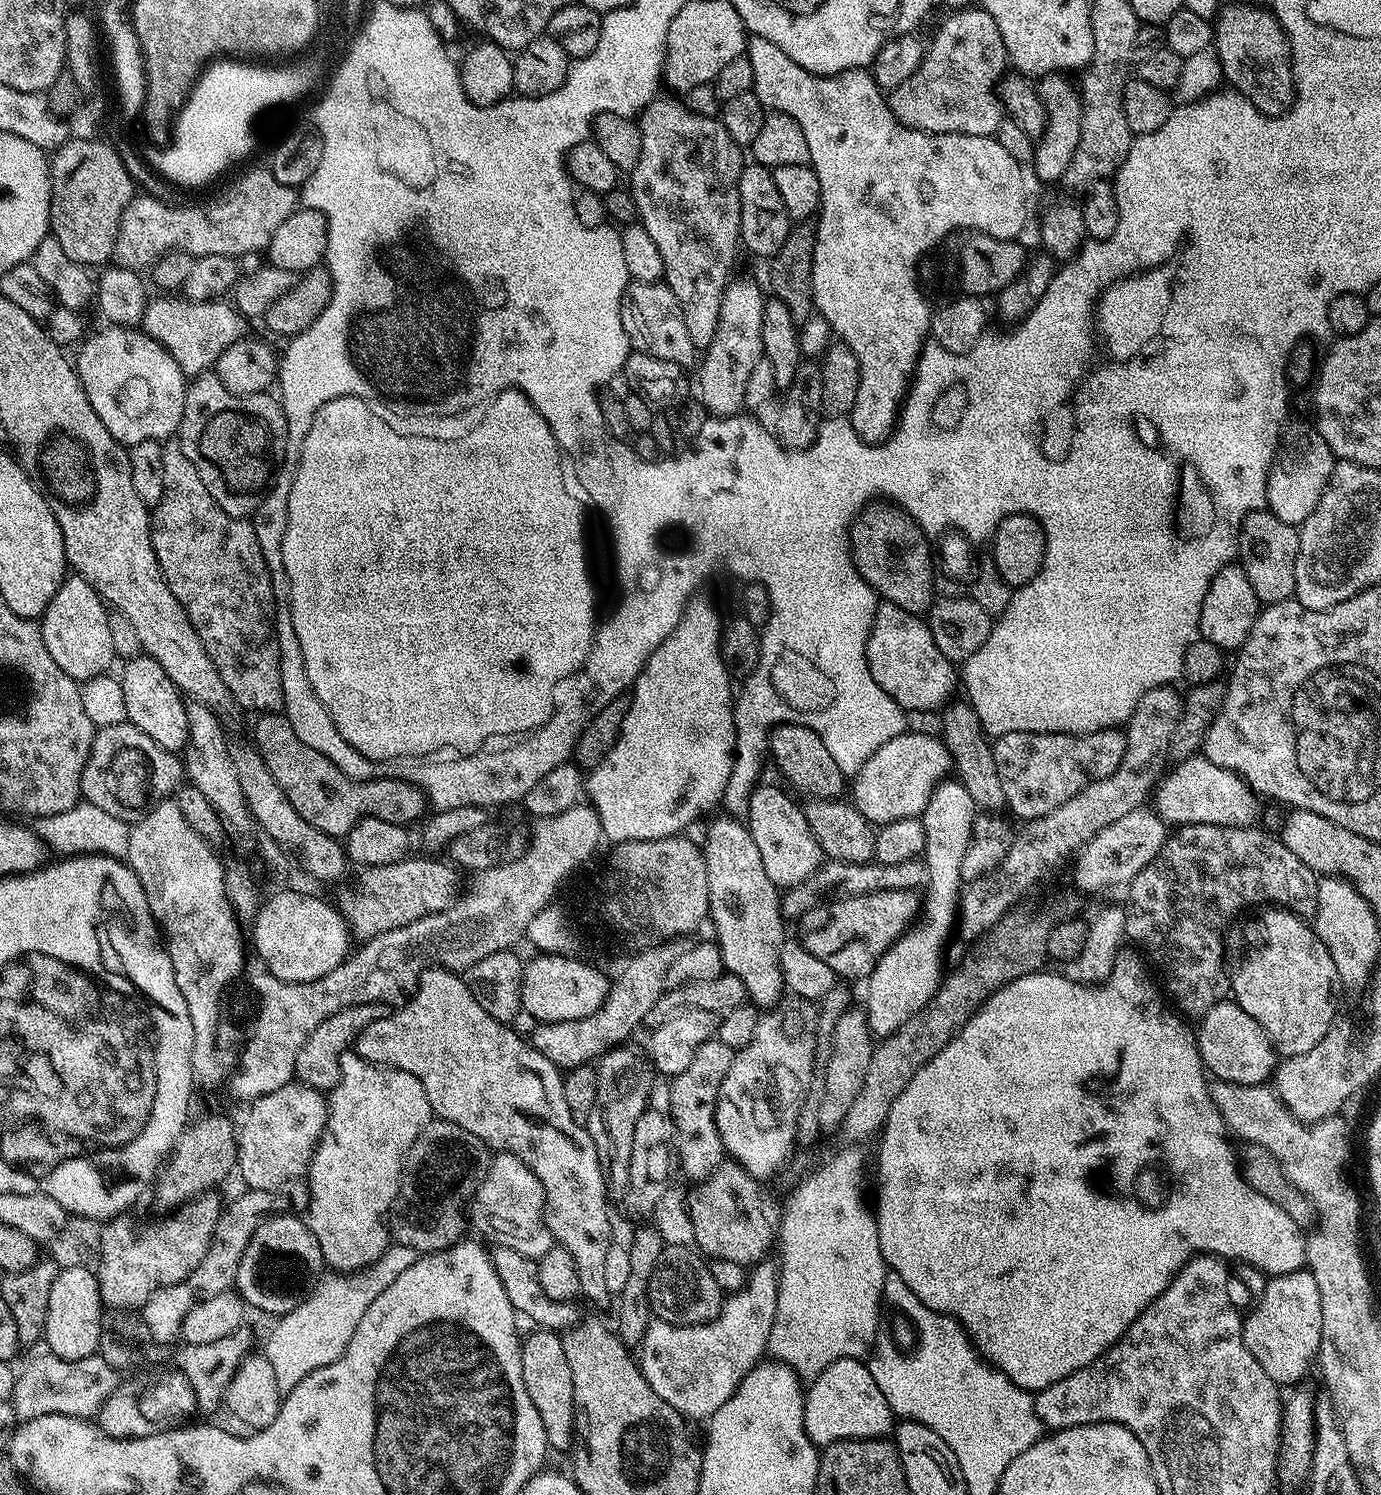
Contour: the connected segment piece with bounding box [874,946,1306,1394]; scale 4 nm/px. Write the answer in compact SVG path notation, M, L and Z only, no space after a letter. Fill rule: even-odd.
M1121 947L1120 953L1116 955L1114 970L1110 970L1110 978L1103 984L1081 984L1075 979L1067 980L1064 976L1055 976L1049 970L1031 972L1029 976L1018 978L1010 982L1005 988L1000 988L993 996L987 1000L983 1006L978 1009L973 1016L966 1022L964 1029L958 1033L954 1039L946 1045L910 1082L906 1082L906 1090L898 1094L894 1106L890 1106L890 1114L886 1118L882 1129L880 1140L880 1161L876 1164L876 1204L874 1203L874 1215L876 1225L878 1226L878 1242L882 1246L882 1258L891 1271L896 1272L918 1298L926 1306L930 1306L936 1312L942 1313L943 1316L953 1316L953 1318L962 1325L972 1337L972 1343L976 1345L976 1351L992 1365L993 1368L999 1368L1020 1388L1025 1388L1033 1394L1041 1392L1046 1386L1054 1382L1062 1382L1070 1374L1090 1366L1103 1352L1108 1351L1117 1340L1124 1337L1124 1332L1128 1329L1145 1312L1152 1303L1158 1299L1170 1286L1170 1282L1182 1270L1186 1261L1193 1256L1201 1254L1211 1254L1223 1258L1228 1262L1239 1262L1249 1264L1255 1268L1261 1268L1269 1277L1281 1276L1287 1272L1298 1272L1305 1267L1304 1246L1306 1243L1305 1233L1290 1218L1290 1214L1285 1214L1283 1210L1278 1210L1270 1198L1262 1198L1258 1190L1254 1190L1244 1181L1241 1169L1232 1161L1232 1148L1228 1145L1230 1133L1224 1124L1222 1114L1218 1114L1218 1106L1214 1106L1212 1089L1210 1087L1209 1077L1206 1075L1204 1061L1200 1059L1200 1045L1198 1036L1195 1031L1192 1032L1183 1024L1185 1021L1166 1003L1161 989L1152 985L1152 980L1148 977L1149 969L1144 969L1145 961L1141 953L1135 947Z

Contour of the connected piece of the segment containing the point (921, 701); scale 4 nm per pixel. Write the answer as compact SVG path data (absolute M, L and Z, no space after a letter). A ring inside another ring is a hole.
M877 603L866 654L874 682L905 713L943 709L953 699L952 691L958 688L957 665L938 650L931 628L917 613L902 610L897 604Z

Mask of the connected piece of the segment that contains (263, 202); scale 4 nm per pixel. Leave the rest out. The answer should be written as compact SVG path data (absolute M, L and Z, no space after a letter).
M246 173L236 180L236 189L229 196L221 198L217 204L212 204L208 212L204 208L171 208L152 196L133 195L132 201L126 206L122 214L122 222L116 239L114 260L119 267L147 269L162 254L170 251L188 252L192 257L205 256L206 254L226 254L243 258L251 252L263 253L271 242L278 226L290 217L298 208L297 189L278 182L270 174Z

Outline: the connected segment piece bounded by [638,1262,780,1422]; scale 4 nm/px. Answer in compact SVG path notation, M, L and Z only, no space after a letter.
M761 1262L748 1273L744 1288L725 1299L720 1312L704 1324L667 1324L664 1320L653 1319L646 1330L644 1341L638 1346L638 1363L640 1373L650 1382L650 1390L662 1398L662 1402L670 1402L674 1410L678 1410L689 1421L707 1421L736 1392L737 1386L746 1378L751 1368L761 1363L768 1350L768 1339L774 1326L774 1318L778 1310L778 1286L780 1285L780 1269L775 1263Z

